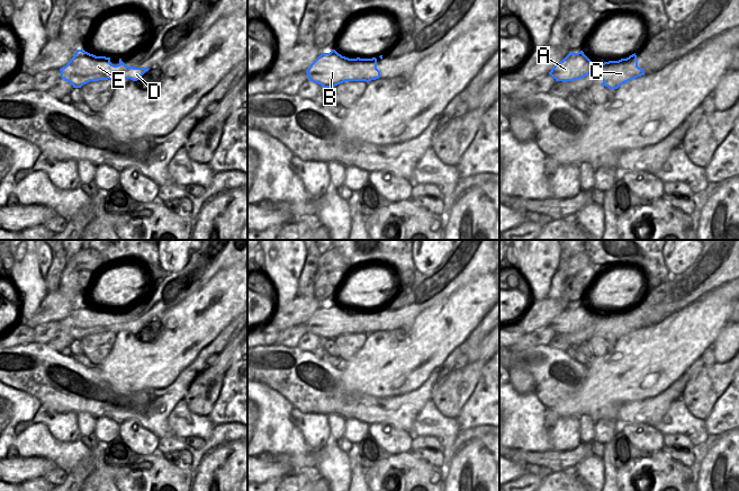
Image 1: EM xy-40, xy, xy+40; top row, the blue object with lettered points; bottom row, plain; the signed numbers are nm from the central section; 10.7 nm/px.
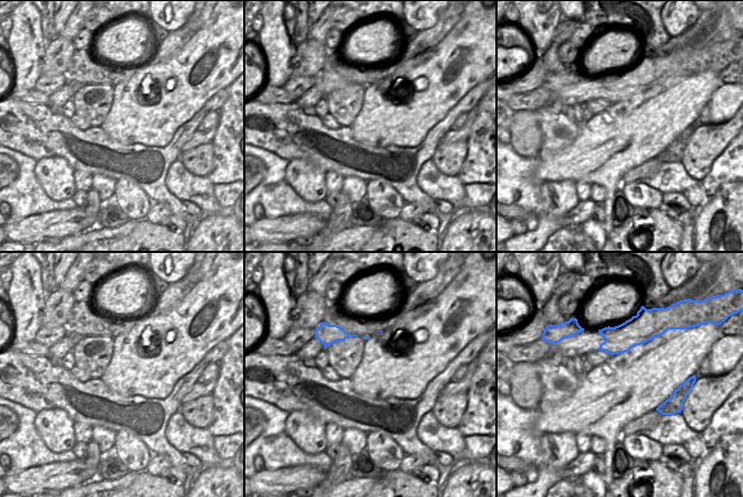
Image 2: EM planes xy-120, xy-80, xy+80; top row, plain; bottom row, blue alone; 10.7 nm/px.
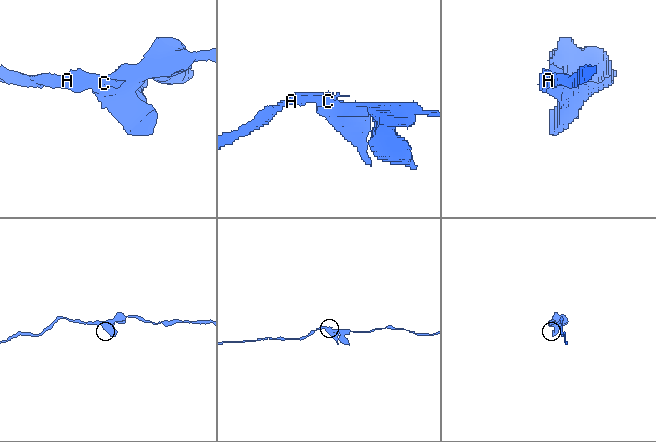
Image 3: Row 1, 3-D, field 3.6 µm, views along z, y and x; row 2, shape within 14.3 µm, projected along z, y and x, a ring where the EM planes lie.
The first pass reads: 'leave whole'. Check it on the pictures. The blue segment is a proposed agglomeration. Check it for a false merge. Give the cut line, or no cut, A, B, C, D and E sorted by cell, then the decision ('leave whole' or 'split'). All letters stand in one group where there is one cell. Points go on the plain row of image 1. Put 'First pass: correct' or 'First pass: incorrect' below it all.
cut xy+40 (627, 313), (622, 319), (595, 320), (593, 322); groups A B D E / C; split
First pass: incorrect

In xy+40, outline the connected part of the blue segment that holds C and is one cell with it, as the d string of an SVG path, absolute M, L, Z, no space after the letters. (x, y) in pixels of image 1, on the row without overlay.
M636 305L625 311L627 318L621 320L606 321L595 321L596 330L601 331L602 338L610 341L618 341L621 337L636 331L638 329L645 328L643 321L638 319L638 311Z

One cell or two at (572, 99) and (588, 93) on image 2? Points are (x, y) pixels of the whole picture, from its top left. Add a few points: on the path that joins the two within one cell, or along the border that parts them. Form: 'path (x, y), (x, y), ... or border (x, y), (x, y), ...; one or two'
path (575, 96), (584, 93); one

